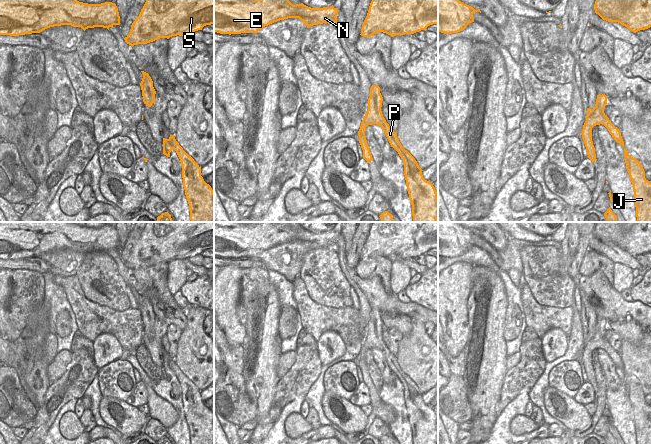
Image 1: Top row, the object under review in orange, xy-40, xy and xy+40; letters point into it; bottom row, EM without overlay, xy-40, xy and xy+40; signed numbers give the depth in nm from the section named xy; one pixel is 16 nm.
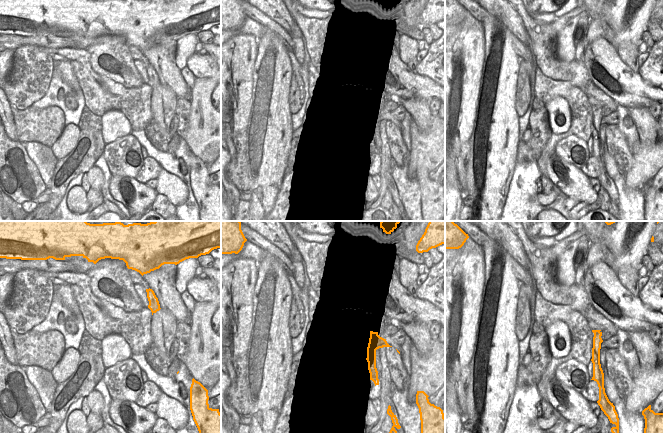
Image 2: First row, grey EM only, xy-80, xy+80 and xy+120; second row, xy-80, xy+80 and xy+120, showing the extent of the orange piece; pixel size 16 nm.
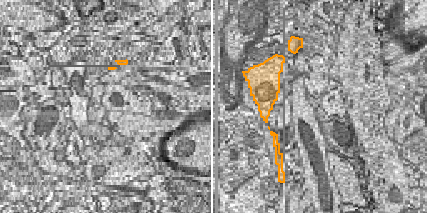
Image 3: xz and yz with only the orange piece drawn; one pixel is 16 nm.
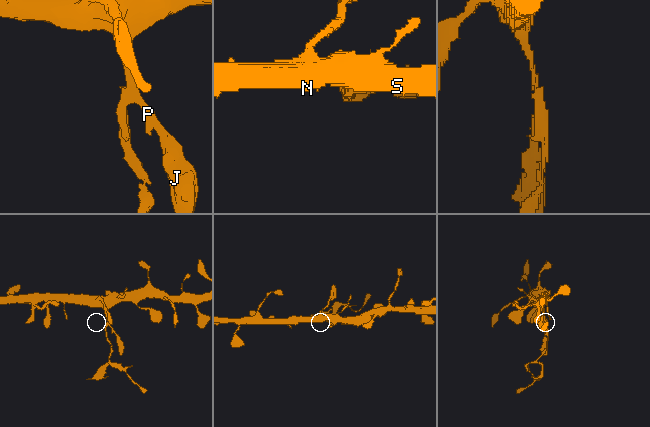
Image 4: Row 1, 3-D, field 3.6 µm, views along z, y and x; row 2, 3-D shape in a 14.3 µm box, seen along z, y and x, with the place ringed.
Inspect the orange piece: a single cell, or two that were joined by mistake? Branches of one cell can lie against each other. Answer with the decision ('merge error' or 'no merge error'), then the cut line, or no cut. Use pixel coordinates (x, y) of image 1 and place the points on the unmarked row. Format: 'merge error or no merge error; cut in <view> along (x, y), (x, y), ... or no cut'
merge error; cut in xy along (368, 329), (374, 330), (376, 335), (381, 337)

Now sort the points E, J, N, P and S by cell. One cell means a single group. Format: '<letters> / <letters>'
E N S / J P

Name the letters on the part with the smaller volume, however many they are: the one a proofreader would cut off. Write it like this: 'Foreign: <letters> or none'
Foreign: J, P

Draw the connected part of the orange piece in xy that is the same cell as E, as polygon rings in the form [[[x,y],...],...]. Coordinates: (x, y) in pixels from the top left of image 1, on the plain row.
[[[214,222],[214,256],[257,257],[274,246],[299,242],[307,252],[328,247],[337,251],[339,234],[293,229],[287,222]]]

